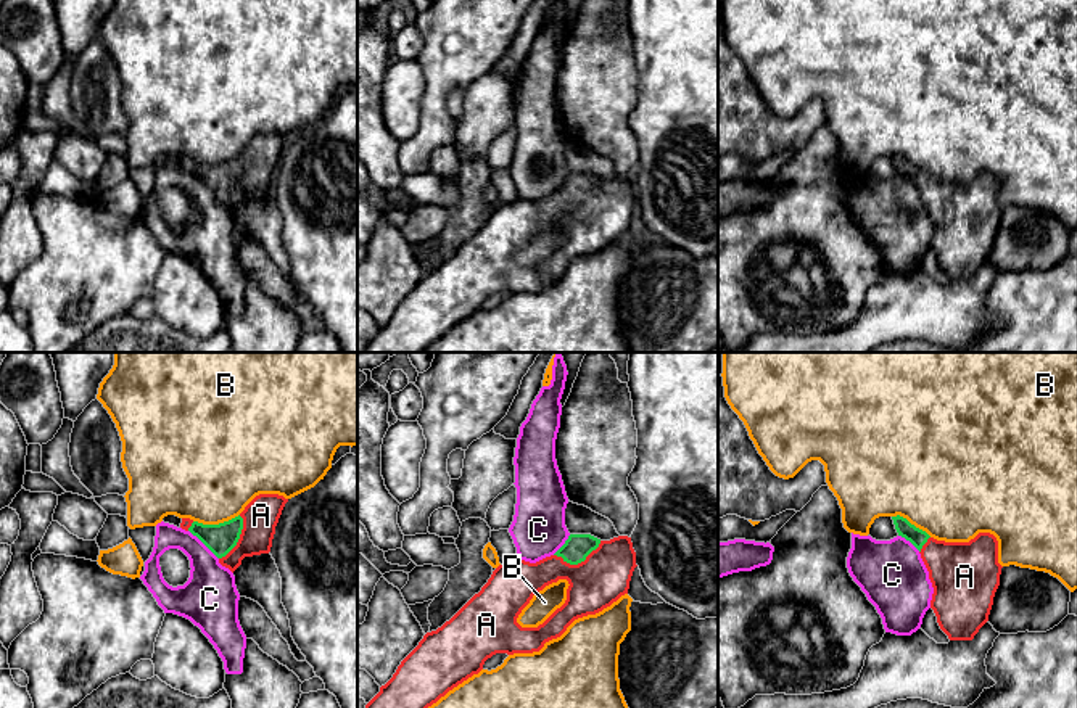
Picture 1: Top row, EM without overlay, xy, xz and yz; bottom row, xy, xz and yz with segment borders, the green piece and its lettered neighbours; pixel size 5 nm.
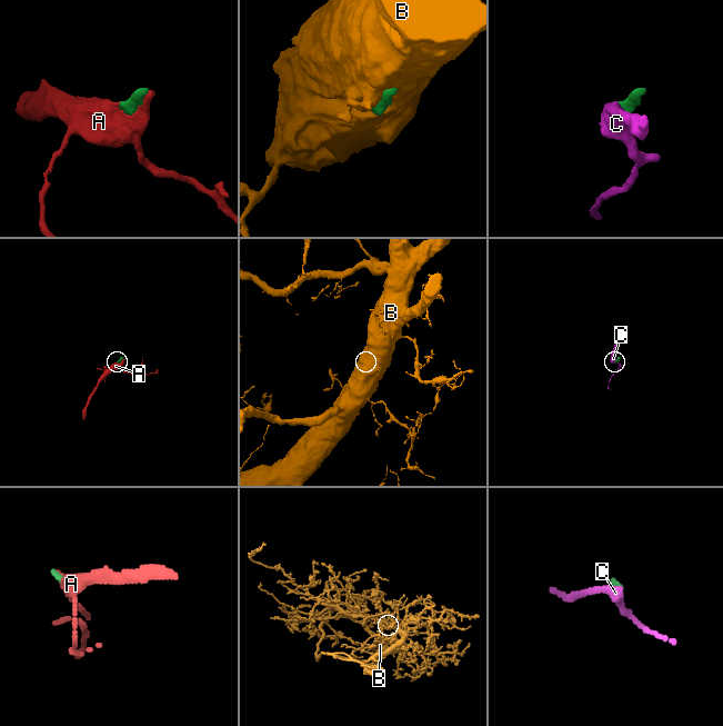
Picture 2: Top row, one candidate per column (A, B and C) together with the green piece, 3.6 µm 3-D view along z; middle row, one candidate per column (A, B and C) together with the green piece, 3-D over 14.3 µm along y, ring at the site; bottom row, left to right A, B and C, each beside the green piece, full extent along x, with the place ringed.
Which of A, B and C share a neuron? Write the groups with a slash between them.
A / B / C

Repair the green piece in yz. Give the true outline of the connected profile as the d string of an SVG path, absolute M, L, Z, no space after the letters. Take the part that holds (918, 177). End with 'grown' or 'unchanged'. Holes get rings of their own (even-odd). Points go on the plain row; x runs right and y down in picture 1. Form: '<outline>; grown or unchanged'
M892 156L898 175L921 193L934 227L931 248L950 280L972 280L988 261L1000 225L998 180L979 172L969 182L931 177L906 158Z; grown

